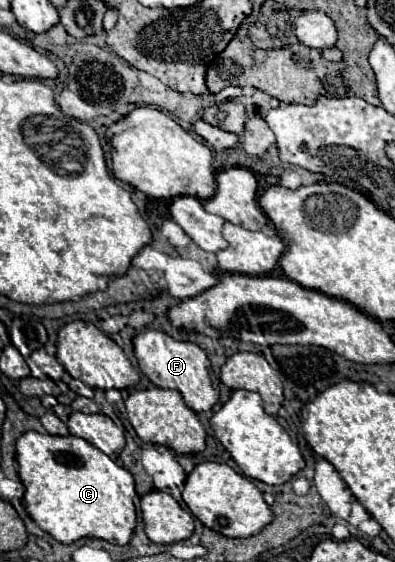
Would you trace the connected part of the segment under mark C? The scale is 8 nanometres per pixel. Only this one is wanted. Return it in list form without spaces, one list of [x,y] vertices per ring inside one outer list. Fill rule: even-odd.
[[[26,431],[16,441],[16,461],[18,461],[18,477],[26,489],[24,493],[26,511],[42,531],[46,531],[56,541],[66,545],[84,537],[98,537],[114,545],[128,545],[136,527],[134,479],[124,467],[114,463],[106,453],[74,435],[56,437],[48,433]]]

